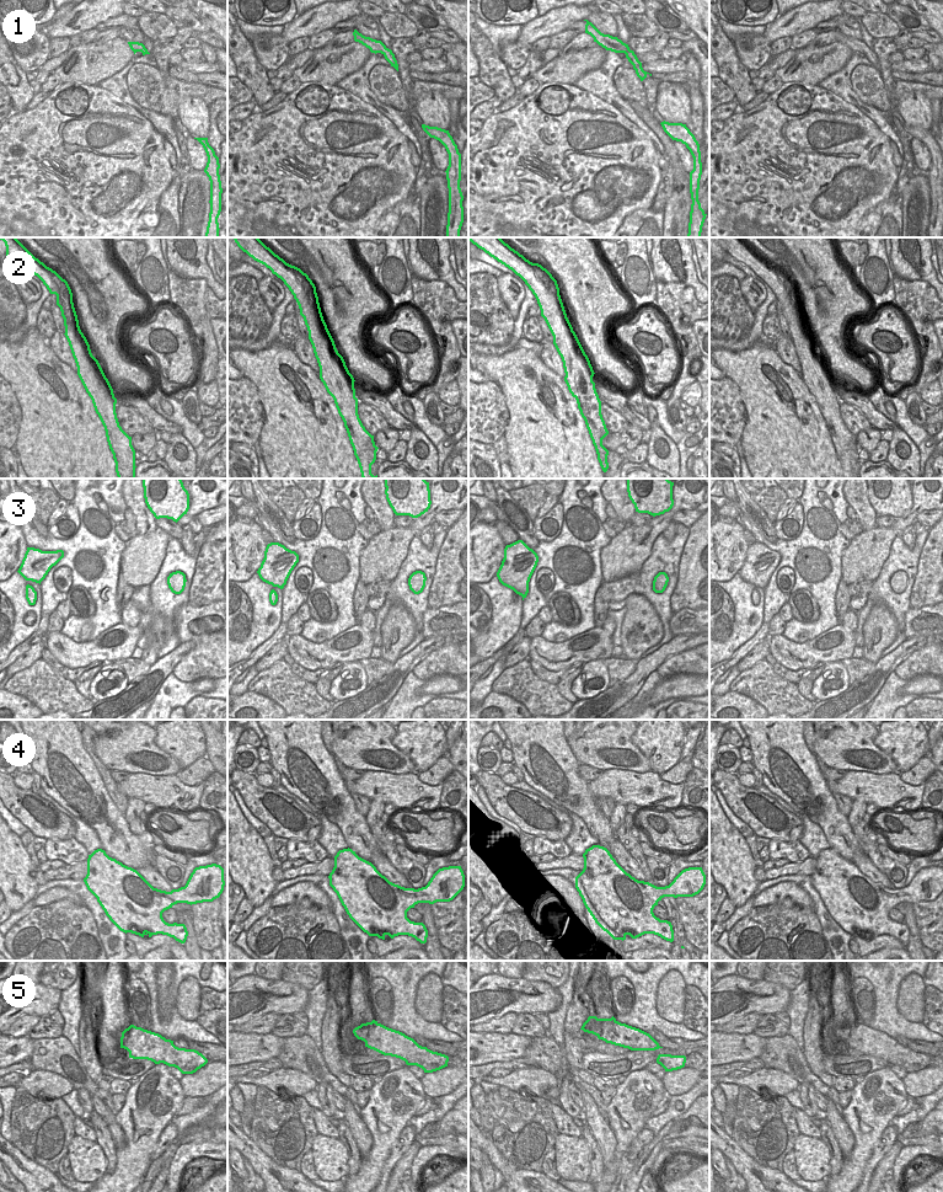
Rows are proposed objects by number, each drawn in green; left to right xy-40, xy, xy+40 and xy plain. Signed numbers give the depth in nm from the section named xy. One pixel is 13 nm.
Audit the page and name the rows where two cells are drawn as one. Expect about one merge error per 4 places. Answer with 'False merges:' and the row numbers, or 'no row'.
False merges: 2

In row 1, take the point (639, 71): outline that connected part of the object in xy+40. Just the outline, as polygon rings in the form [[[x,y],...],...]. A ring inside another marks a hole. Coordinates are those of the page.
[[[584,20],[585,33],[590,34],[599,46],[605,48],[606,50],[611,50],[615,53],[625,53],[628,62],[633,65],[637,76],[643,81],[649,73],[644,71],[642,68],[642,63],[638,60],[637,55],[633,50],[629,49],[628,44],[623,43],[617,37],[612,37],[610,34],[601,33],[591,22]],[[649,74],[652,76],[652,74]]]

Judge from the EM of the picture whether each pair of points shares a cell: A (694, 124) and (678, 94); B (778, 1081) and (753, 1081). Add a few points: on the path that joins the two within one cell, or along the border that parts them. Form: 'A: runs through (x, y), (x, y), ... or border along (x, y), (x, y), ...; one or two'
A: border along (689, 94), (690, 117), (685, 123); two
B: runs through (772, 1081), (759, 1081); one

